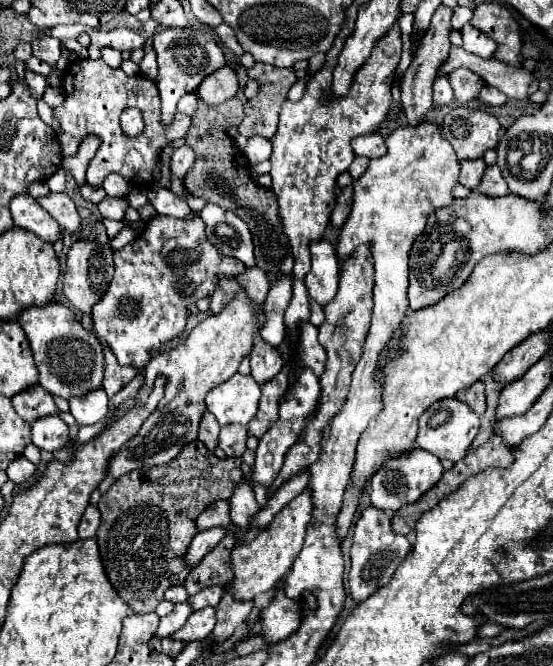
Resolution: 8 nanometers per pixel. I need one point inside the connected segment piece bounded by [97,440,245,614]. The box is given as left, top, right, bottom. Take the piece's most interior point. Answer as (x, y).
(148, 517)

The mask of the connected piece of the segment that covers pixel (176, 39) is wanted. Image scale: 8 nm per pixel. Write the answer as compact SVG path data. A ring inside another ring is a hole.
M165 28L153 36L153 48L157 54L159 74L155 78L159 96L161 96L161 124L173 124L177 114L175 106L181 96L193 92L205 76L213 74L215 70L225 66L225 56L217 46L215 38L209 32L193 30L193 28Z

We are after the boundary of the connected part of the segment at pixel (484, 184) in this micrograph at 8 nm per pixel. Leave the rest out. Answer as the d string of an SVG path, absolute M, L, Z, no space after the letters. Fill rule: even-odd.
M487 166L489 170L483 174L481 178L481 184L477 186L477 190L485 196L491 196L491 198L499 198L499 196L505 196L509 190L507 190L507 184L501 176L501 170L499 166Z

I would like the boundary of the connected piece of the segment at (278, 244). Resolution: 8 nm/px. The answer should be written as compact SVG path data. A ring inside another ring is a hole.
M237 96L227 100L219 108L207 108L203 102L197 104L193 124L185 136L187 146L195 150L197 160L189 168L187 176L183 178L183 184L189 194L199 196L225 210L231 210L243 222L247 222L253 234L253 242L255 242L257 266L267 274L269 286L273 286L277 280L287 278L293 270L291 246L287 242L287 236L283 234L283 228L277 216L275 194L271 194L269 188L263 188L251 180L247 158L237 150L235 142L227 134L227 130L231 126L239 126L241 120L243 120L243 102ZM219 180L225 180L225 182L219 182Z

